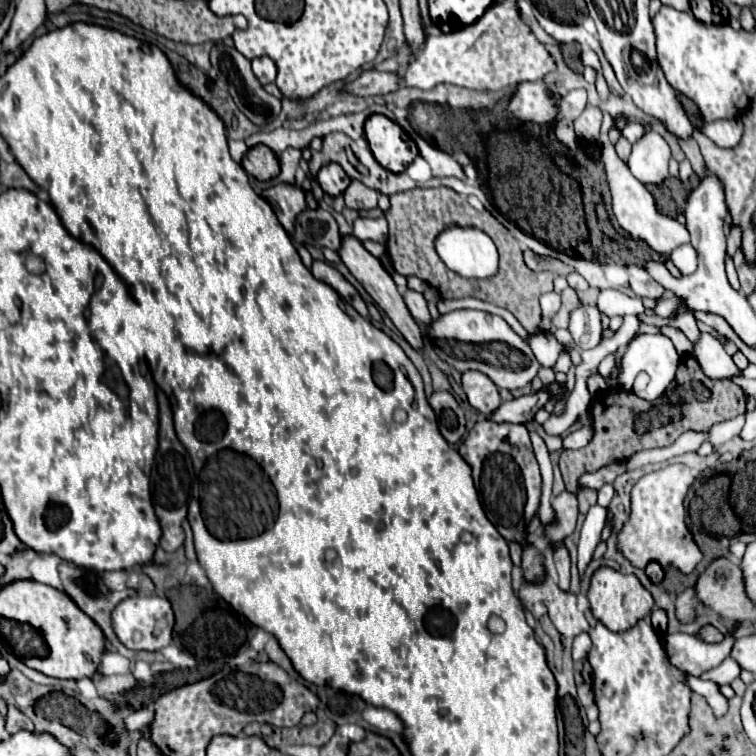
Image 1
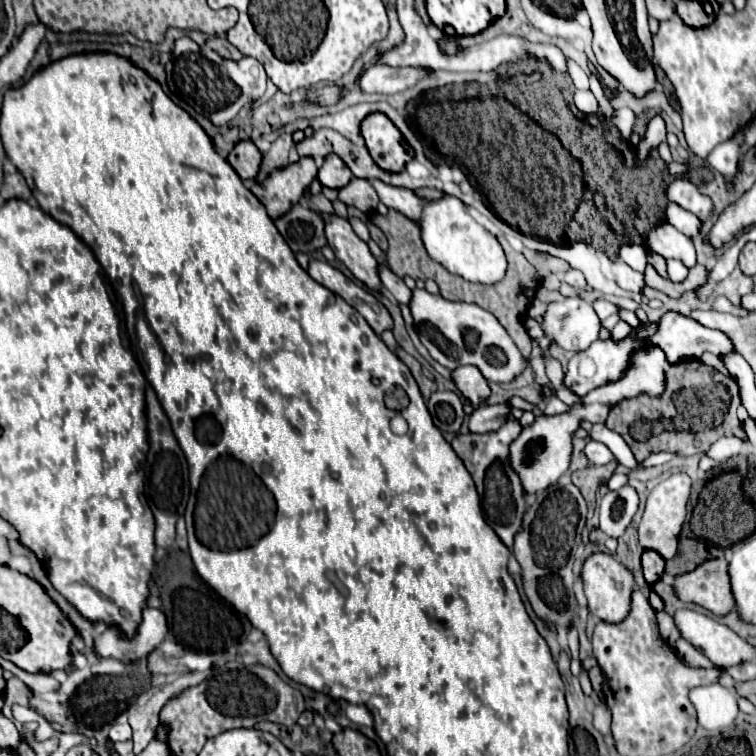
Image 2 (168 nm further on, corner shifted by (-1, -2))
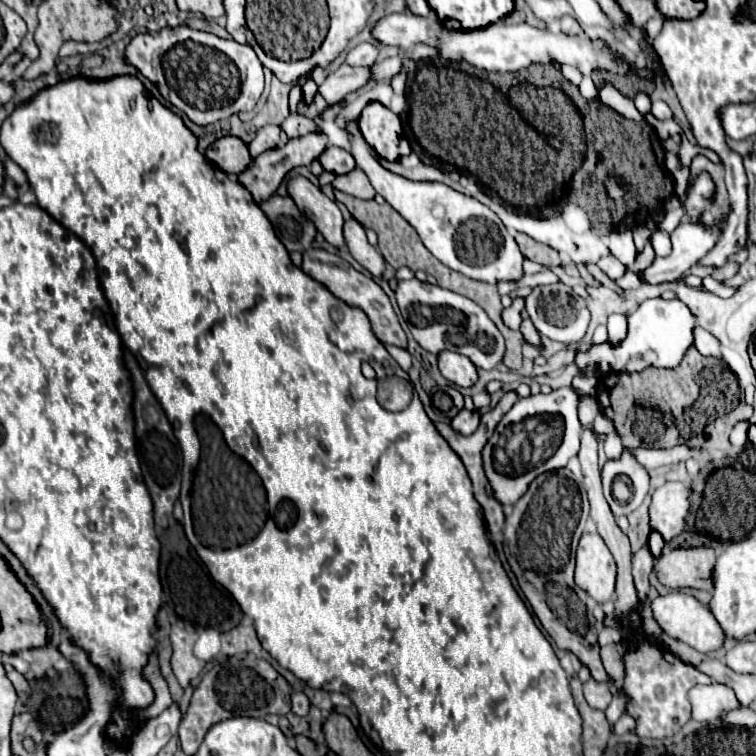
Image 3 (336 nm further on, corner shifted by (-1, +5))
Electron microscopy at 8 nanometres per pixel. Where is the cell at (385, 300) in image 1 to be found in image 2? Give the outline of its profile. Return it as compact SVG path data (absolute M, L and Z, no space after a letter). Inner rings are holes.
M331 216L325 222L325 234L329 246L333 248L337 260L341 260L349 272L361 280L367 288L375 292L383 292L381 276L377 276L377 258L371 254L367 242L363 242L351 228L349 220Z

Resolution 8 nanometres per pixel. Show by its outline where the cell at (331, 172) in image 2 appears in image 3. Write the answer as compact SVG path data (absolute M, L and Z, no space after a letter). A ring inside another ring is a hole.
M327 147L321 153L319 161L321 161L325 171L331 171L335 175L343 175L343 173L349 173L349 171L355 169L353 155L347 149L341 149L341 147Z

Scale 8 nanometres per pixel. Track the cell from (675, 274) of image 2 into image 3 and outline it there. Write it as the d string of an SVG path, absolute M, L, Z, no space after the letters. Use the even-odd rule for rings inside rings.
M657 231L653 233L653 247L655 247L655 253L661 255L661 257L667 257L671 253L671 241L669 241L669 233L667 231Z

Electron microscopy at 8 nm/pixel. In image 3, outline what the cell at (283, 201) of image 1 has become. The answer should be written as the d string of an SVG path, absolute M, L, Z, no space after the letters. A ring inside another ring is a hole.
M309 133L305 137L295 137L295 139L289 139L283 147L275 147L275 149L269 149L265 153L261 153L259 157L251 159L249 167L237 175L239 183L251 193L253 201L255 203L261 203L265 199L269 199L277 187L283 183L285 175L293 169L293 167L299 167L299 165L311 165L311 161L315 161L323 149L327 147L327 135L325 133Z

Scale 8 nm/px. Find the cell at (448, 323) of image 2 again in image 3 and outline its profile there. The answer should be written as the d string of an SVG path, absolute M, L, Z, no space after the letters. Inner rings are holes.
M419 279L399 281L395 289L395 299L403 319L409 325L413 339L429 353L437 355L443 349L455 351L471 359L473 365L481 369L493 369L505 353L505 341L487 313L475 305L471 299L453 293L449 289L441 289L439 285L423 283Z

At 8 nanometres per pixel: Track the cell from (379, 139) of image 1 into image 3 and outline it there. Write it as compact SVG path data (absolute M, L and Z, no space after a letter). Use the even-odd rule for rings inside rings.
M369 103L361 117L359 127L365 141L375 149L375 153L387 161L397 161L409 153L409 143L403 139L401 119L381 103Z

